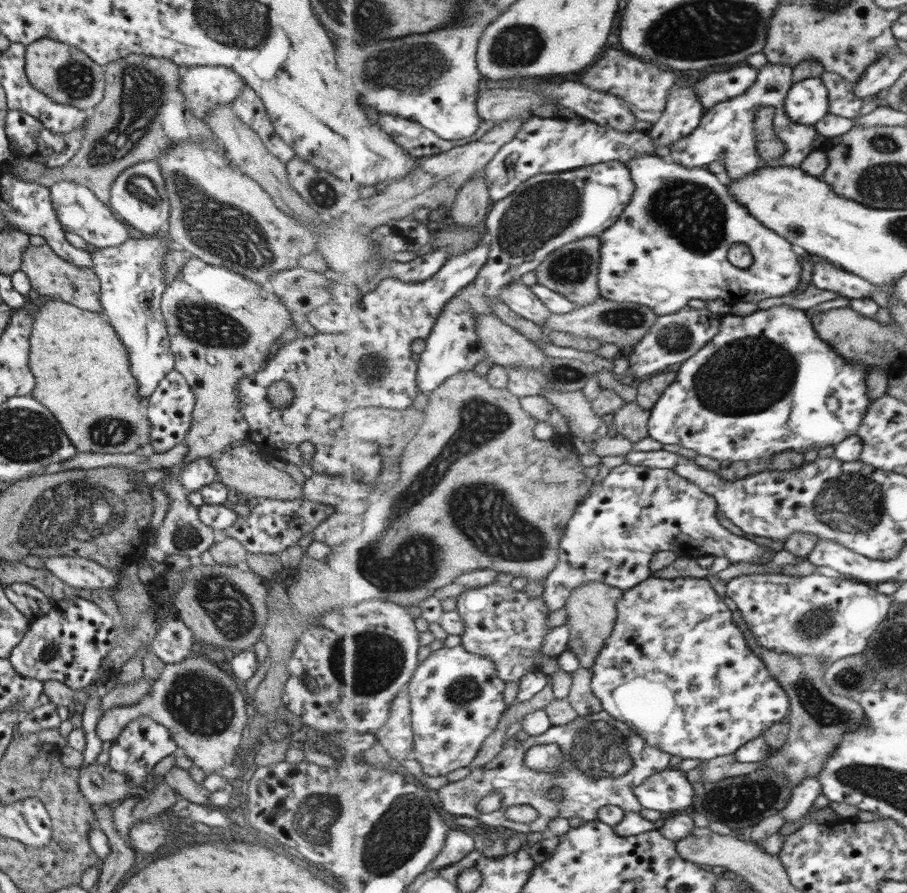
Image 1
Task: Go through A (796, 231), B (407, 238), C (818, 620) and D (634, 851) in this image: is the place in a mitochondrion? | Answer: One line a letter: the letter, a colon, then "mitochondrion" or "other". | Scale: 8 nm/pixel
A: other
B: other
C: mitochondrion
D: other

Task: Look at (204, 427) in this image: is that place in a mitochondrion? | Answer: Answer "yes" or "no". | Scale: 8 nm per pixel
no

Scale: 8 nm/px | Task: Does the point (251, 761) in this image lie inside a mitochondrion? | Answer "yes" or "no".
no

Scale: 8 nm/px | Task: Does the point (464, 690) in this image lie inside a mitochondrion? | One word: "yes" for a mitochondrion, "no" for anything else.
yes

